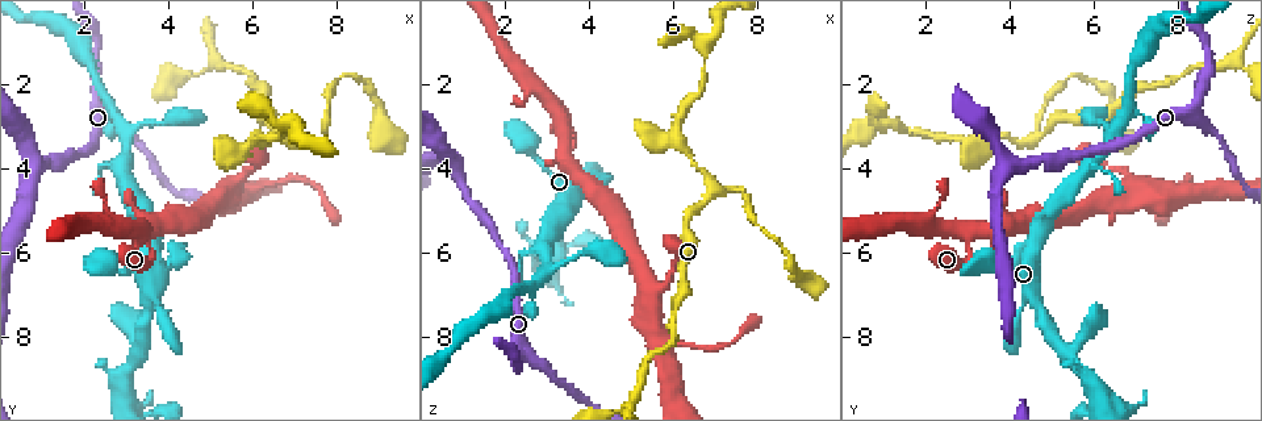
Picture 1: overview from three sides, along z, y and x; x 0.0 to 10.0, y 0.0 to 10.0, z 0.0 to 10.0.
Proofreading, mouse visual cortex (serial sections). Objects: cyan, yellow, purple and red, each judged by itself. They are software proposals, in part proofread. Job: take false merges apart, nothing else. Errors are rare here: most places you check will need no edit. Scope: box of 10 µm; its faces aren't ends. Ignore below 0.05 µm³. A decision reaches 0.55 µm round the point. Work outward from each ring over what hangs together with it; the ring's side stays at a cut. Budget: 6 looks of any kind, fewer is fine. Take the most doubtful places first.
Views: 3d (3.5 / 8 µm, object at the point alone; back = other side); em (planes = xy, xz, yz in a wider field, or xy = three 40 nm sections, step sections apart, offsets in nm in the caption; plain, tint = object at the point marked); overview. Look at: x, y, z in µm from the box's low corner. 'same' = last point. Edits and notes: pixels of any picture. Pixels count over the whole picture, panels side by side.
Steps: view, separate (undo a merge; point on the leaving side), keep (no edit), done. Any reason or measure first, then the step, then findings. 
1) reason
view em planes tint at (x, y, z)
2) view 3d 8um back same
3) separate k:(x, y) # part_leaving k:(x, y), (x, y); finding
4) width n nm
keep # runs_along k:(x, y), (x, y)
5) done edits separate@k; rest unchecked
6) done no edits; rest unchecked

a fork
view 3d 3.5um at (3.50, 5.60, 3.65)

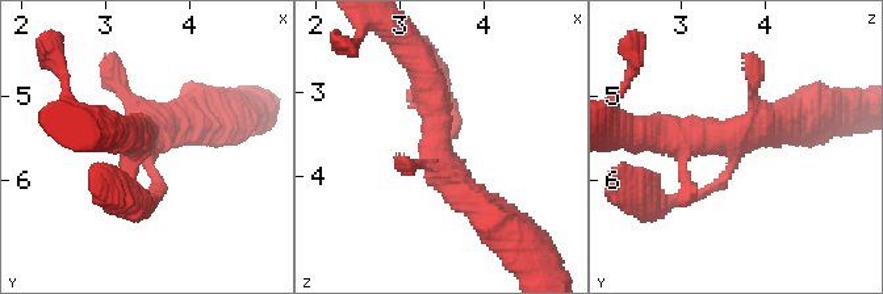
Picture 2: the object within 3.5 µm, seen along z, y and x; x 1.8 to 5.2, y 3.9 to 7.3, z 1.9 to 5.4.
need the tissue
view em xy step 5 tint at (3.45, 5.65, 3.65)

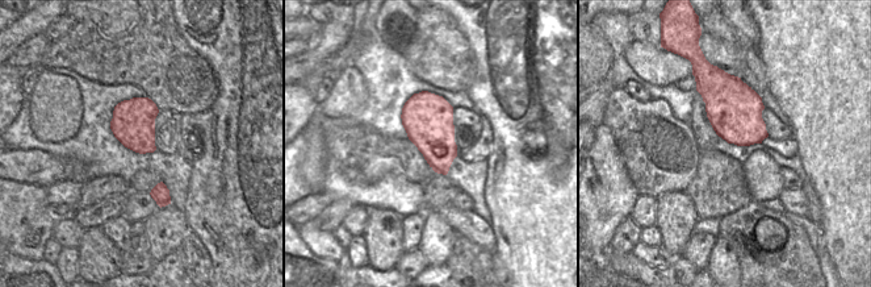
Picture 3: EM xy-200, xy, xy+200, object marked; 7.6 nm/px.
keep # continuous, no second cell

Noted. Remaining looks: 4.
a narrow waist
view 3d 3.5um at (7.65, 3.20, 4.65)

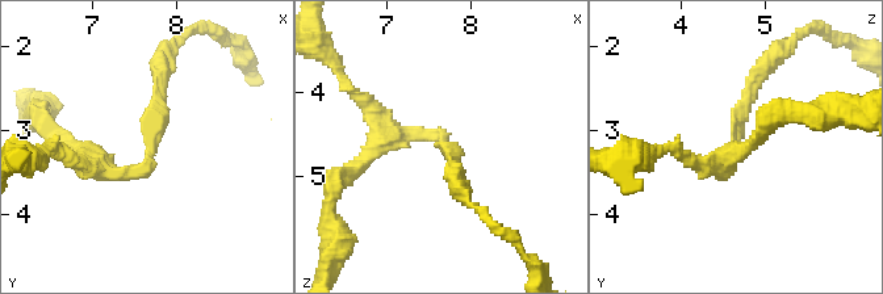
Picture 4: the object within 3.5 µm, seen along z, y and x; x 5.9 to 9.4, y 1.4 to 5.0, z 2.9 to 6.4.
arm_widths 150, 250 nm; now the EM
view em planes tint at (7.70, 3.20, 4.65)

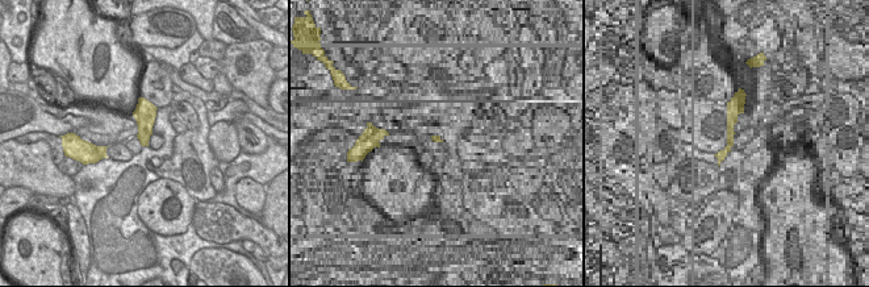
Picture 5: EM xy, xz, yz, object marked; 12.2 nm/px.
cut it another way
view em xy step 2 tint same

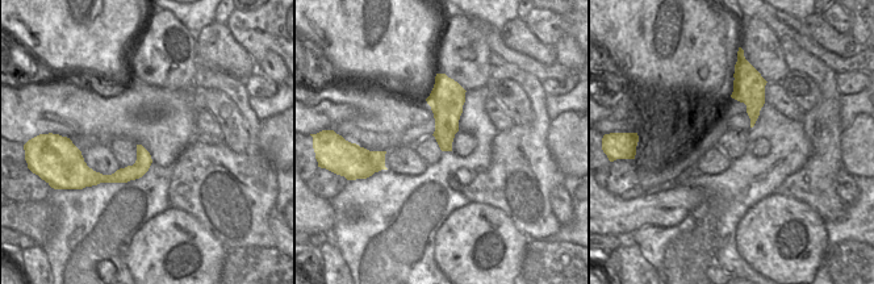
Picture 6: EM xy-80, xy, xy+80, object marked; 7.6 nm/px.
keep # runs_along 6:(147, 158), (125, 175), (90, 176); all the same cell

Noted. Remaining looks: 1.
done no edits; rest unchecked

